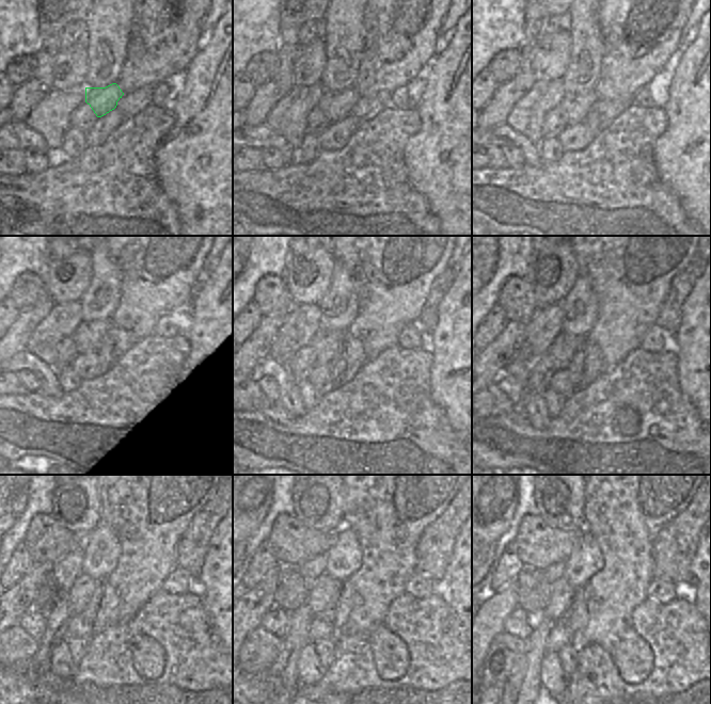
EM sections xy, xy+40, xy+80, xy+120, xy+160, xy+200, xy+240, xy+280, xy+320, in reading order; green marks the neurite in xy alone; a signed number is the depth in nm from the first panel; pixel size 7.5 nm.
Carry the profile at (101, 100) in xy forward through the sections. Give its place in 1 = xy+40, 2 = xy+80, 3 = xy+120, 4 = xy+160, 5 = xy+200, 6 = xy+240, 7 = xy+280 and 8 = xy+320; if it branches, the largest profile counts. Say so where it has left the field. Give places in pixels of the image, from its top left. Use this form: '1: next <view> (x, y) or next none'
1: next xy+40 (337, 105)
2: next xy+80 (575, 107)
3: next xy+120 (88, 336)
4: next xy+160 (327, 344)
5: next xy+200 (565, 346)
6: next xy+240 (83, 587)
7: next xy+280 (325, 587)
8: next xy+320 (562, 593)

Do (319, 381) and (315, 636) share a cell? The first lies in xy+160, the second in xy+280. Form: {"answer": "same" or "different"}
{"answer": "same"}

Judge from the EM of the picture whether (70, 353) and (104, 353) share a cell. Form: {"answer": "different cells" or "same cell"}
{"answer": "different cells"}

